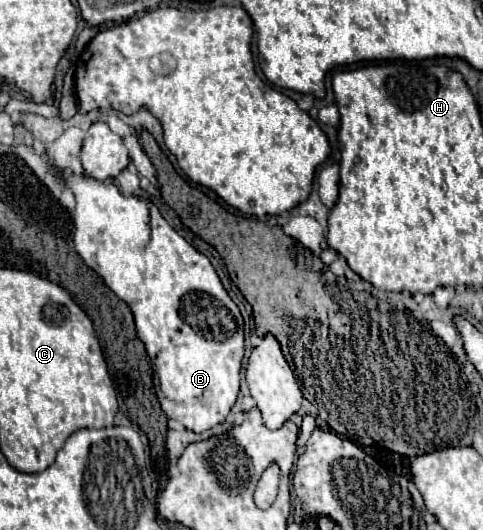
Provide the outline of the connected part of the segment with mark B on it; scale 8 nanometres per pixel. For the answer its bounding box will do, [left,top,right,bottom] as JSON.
[66,176,244,434]

